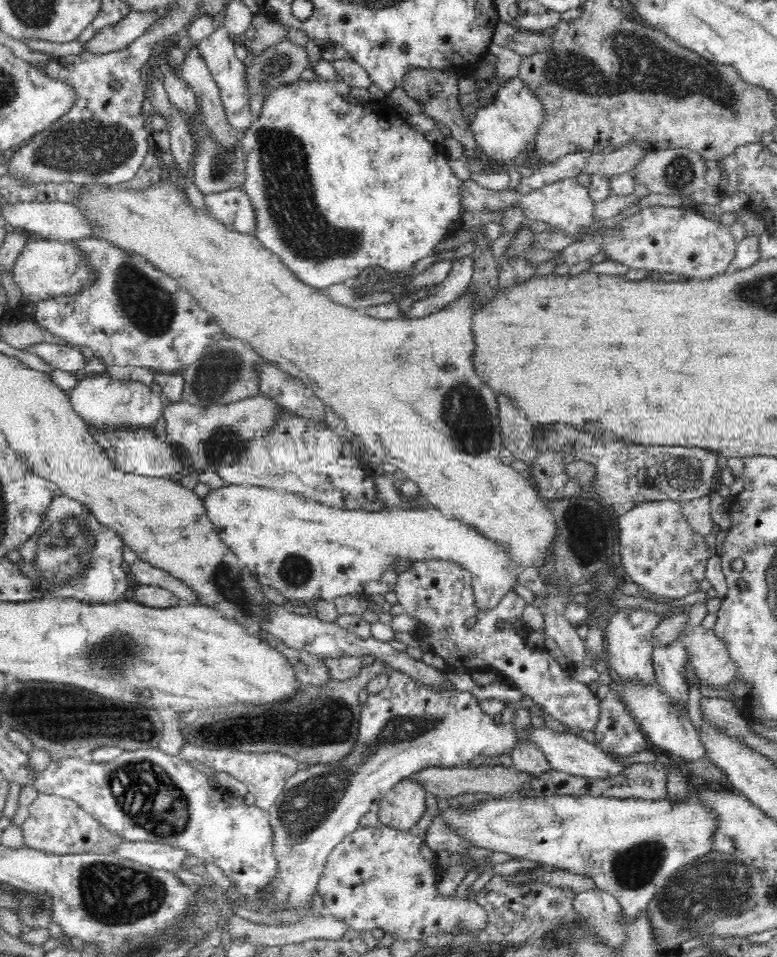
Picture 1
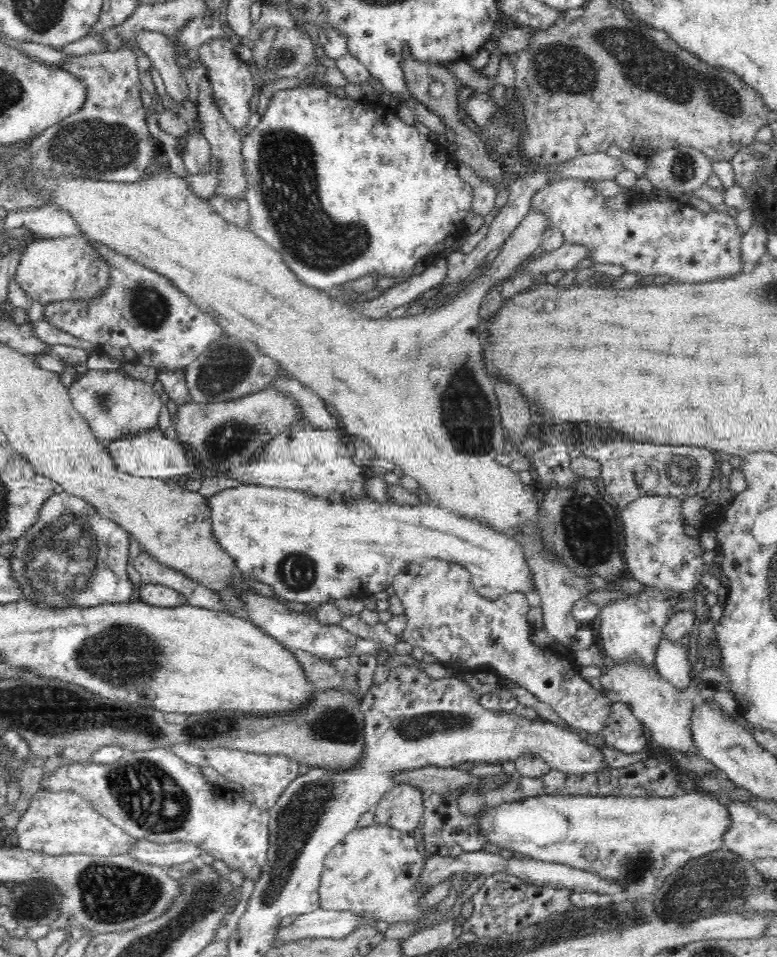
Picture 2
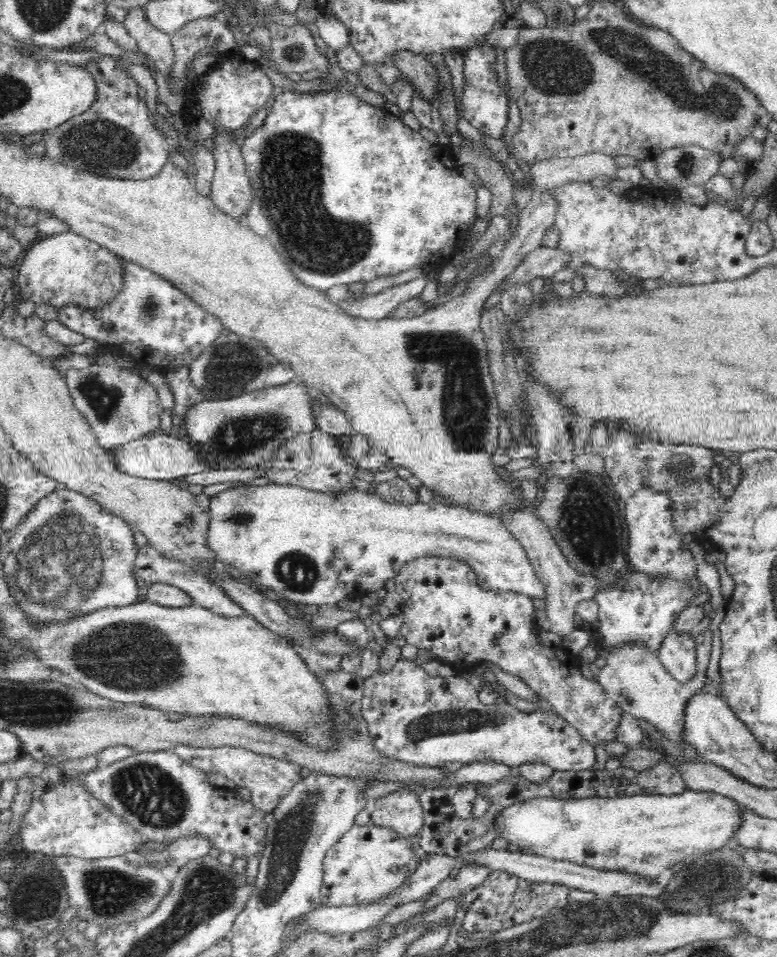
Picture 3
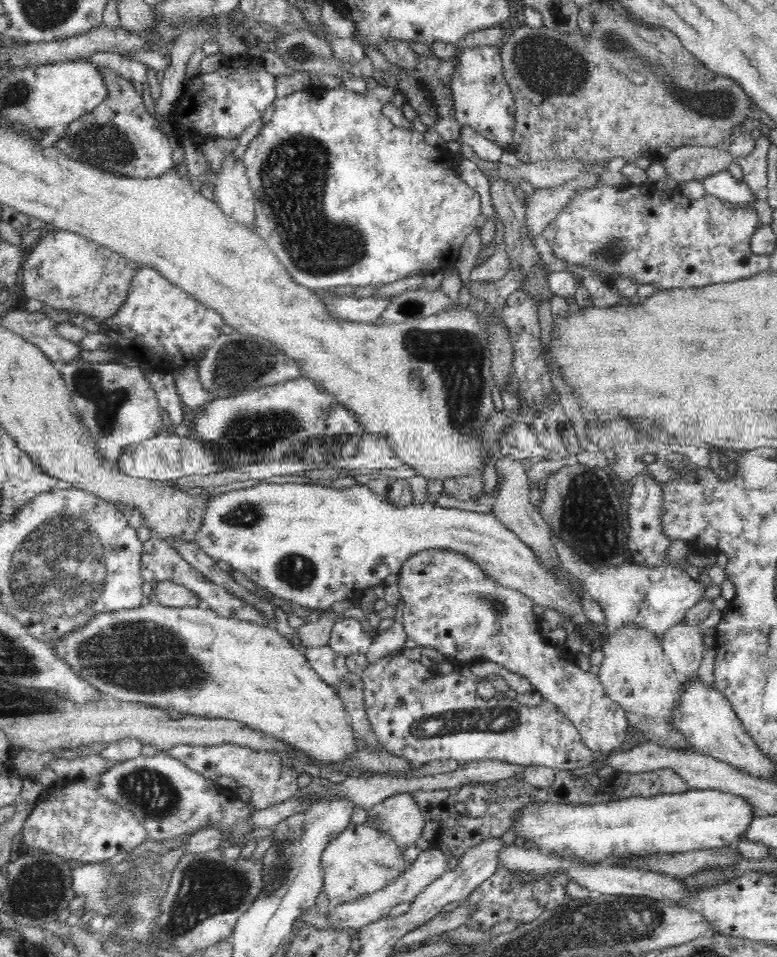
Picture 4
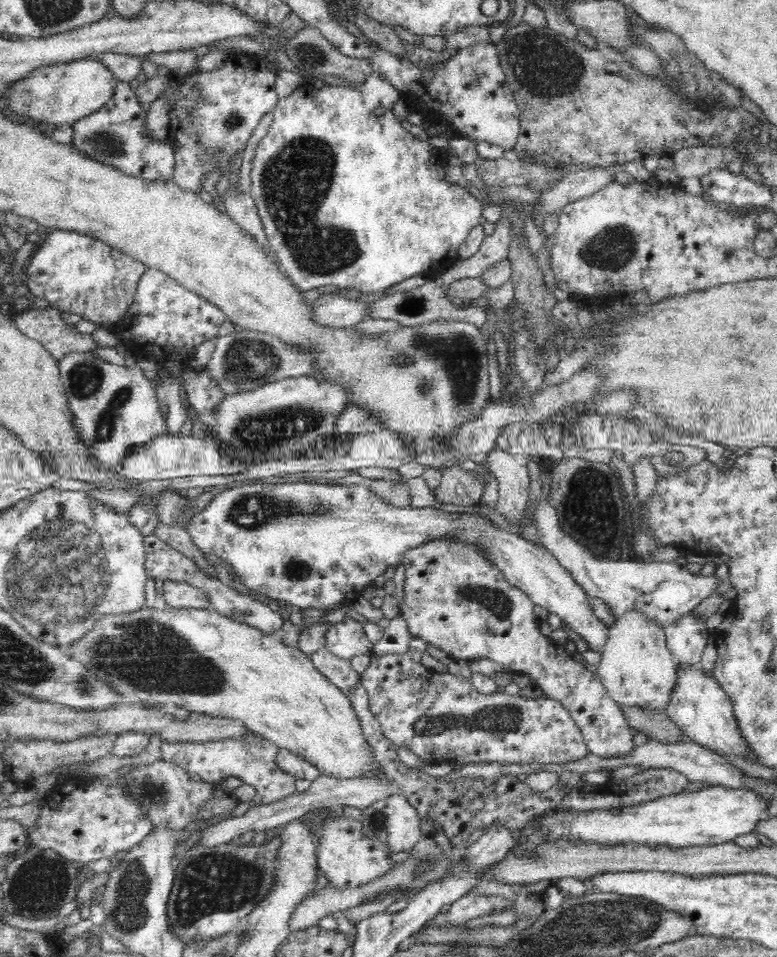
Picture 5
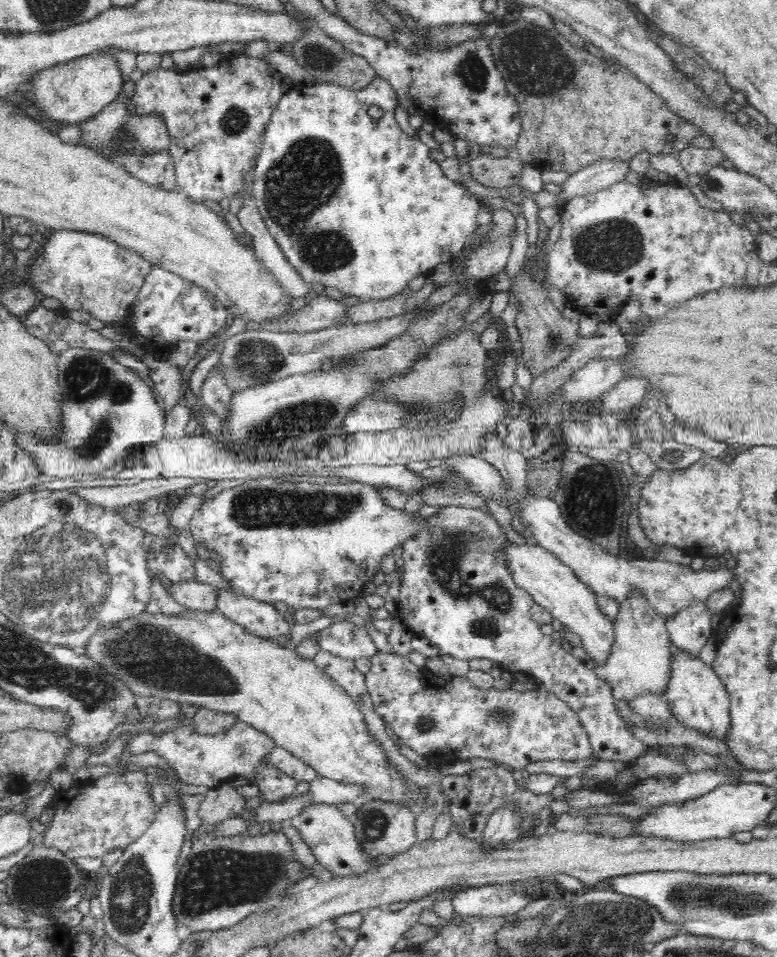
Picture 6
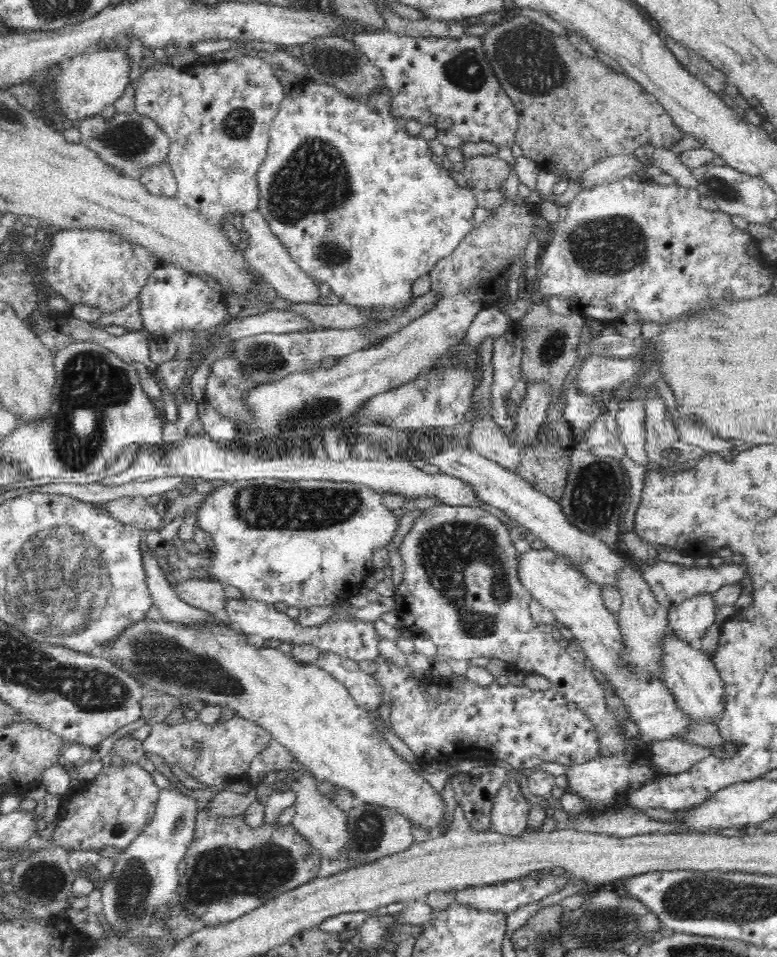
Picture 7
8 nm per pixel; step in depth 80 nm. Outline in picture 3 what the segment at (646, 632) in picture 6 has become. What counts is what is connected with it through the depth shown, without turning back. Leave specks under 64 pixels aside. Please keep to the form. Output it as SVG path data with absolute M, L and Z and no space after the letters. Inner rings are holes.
M706 627L699 637L700 670L689 685L678 681L664 663L660 661L658 651L652 651L642 641L626 641L607 649L606 664L600 669L597 677L604 687L607 697L612 699L623 712L642 718L658 729L664 731L671 740L682 740L683 712L690 696L702 690L706 680L706 669L712 650L712 630Z

